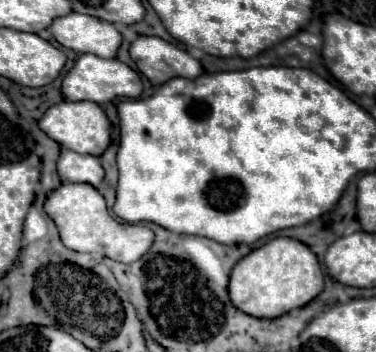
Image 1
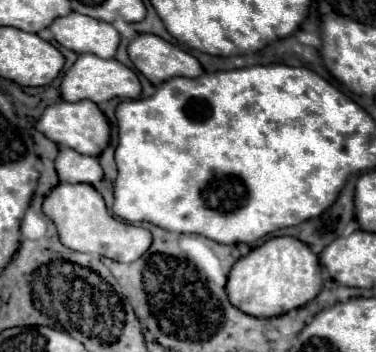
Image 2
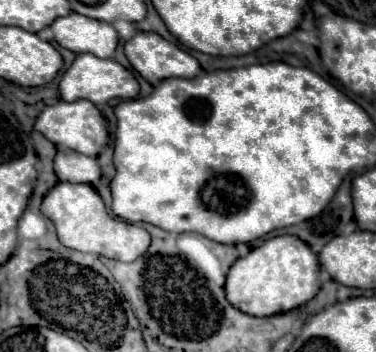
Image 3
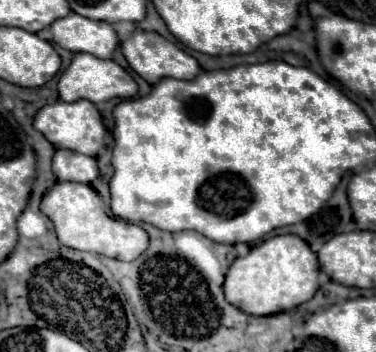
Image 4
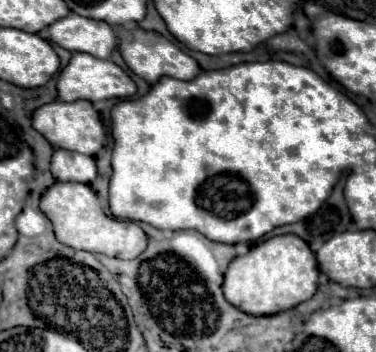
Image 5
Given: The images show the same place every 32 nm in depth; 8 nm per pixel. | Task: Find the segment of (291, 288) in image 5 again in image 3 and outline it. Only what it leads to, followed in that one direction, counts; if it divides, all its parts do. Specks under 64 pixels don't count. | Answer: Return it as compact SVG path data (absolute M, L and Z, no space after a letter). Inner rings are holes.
M276 236L266 240L262 246L256 246L250 250L248 256L238 258L226 278L226 296L228 302L236 308L240 308L242 312L250 314L250 316L276 316L288 310L294 310L306 302L310 302L318 290L320 290L320 264L318 264L318 256L310 250L310 246L306 242L302 242L298 236Z

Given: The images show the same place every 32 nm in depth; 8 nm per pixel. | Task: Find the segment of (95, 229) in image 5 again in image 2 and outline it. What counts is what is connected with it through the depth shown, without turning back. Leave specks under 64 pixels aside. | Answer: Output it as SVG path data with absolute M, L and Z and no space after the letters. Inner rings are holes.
M58 184L42 204L44 214L56 224L60 242L76 252L100 254L116 262L138 260L152 244L152 232L142 226L120 222L106 210L104 198L90 184Z

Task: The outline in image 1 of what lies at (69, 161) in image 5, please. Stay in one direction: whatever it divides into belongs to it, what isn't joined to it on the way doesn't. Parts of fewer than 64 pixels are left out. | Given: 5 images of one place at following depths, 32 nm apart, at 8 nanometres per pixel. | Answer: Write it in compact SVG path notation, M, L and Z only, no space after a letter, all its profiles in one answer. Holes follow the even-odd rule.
M62 150L58 160L58 174L62 182L86 182L98 186L104 178L104 168L96 156Z

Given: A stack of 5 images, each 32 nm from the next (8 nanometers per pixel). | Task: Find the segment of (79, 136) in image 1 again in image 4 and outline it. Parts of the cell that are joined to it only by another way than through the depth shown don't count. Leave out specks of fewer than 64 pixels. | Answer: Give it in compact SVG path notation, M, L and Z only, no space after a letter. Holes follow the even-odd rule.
M58 100L54 104L48 104L36 114L34 128L42 132L46 140L50 140L56 148L68 148L86 156L96 156L98 150L104 146L104 138L106 138L102 116L90 100L76 100L72 104Z

